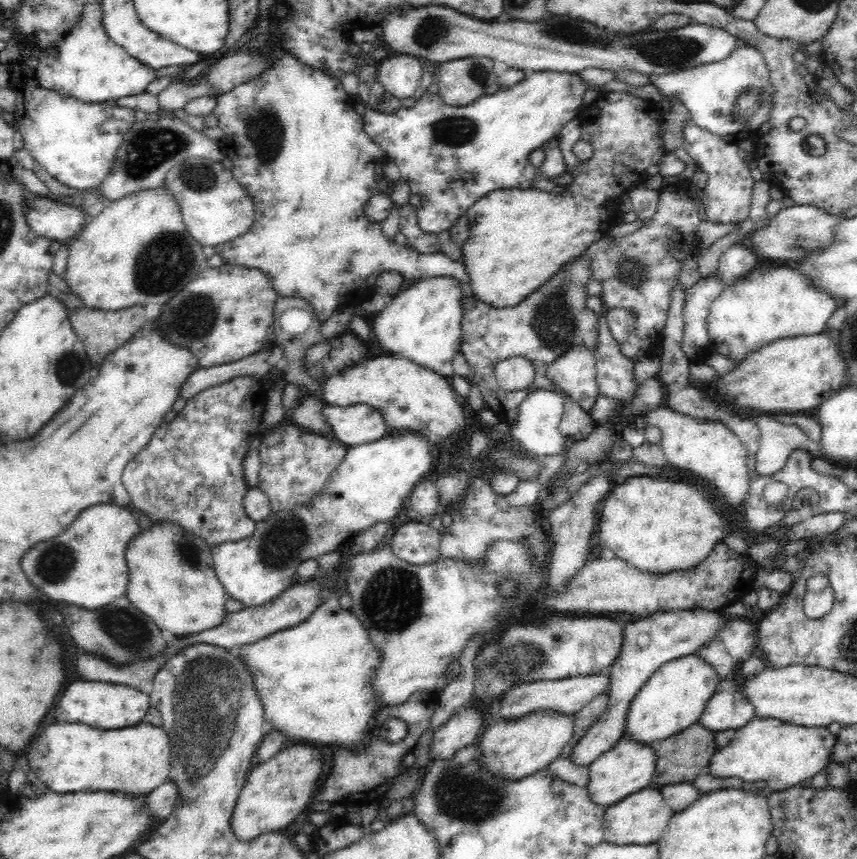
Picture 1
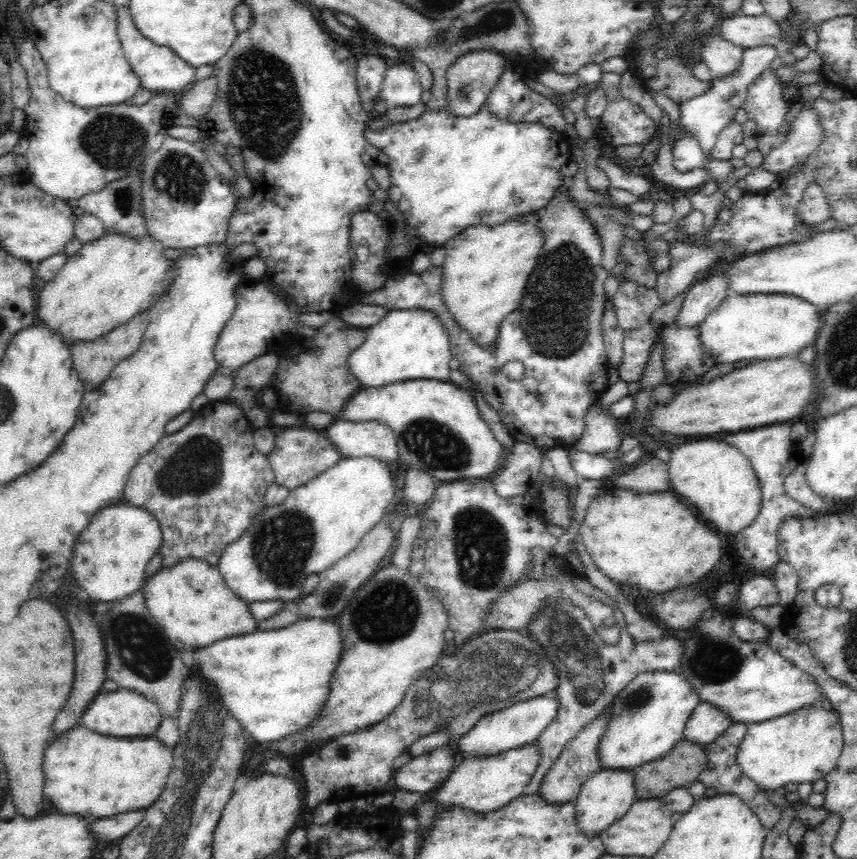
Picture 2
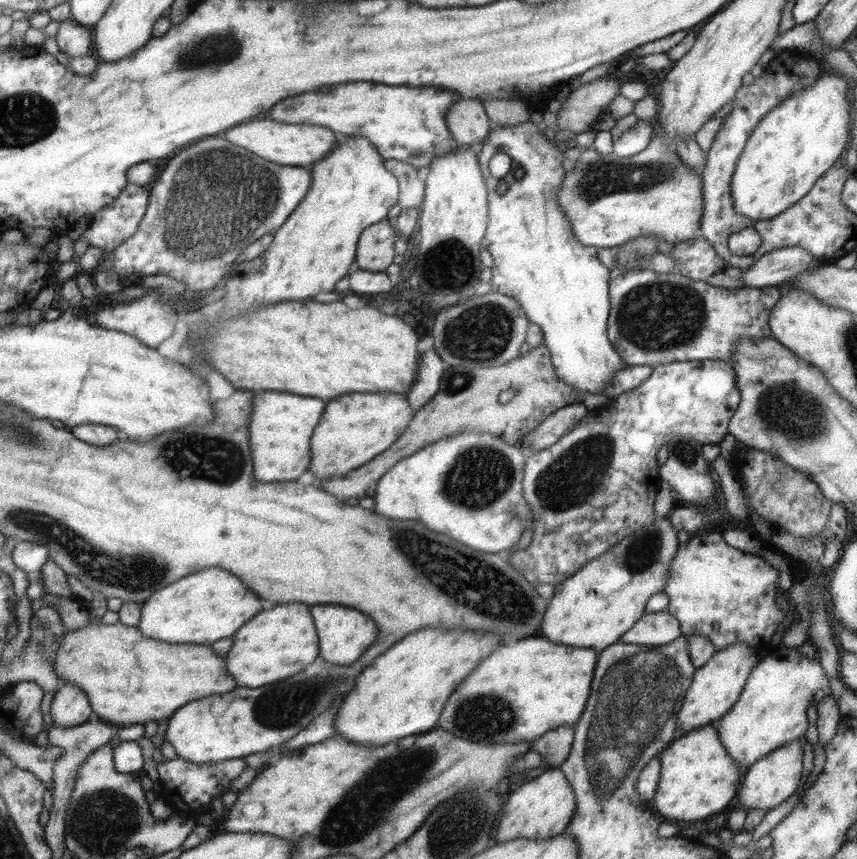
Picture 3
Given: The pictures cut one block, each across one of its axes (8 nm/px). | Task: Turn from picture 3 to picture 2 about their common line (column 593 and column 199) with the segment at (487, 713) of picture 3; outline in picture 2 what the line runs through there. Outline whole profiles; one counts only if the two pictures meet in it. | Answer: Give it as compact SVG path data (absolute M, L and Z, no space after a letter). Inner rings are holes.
M312 618L312 619L301 619L296 623L290 624L289 626L278 628L275 630L260 631L254 630L254 632L246 633L243 635L232 635L222 640L218 640L210 644L210 646L200 648L195 651L195 663L198 664L200 674L204 674L206 678L204 681L208 681L210 685L213 686L215 694L219 696L220 703L224 703L224 707L230 709L230 713L240 720L240 725L244 728L247 736L253 736L256 740L260 742L274 742L276 740L284 740L288 736L294 736L302 730L306 730L312 722L316 722L322 714L322 708L324 704L328 703L328 696L331 696L331 685L330 680L332 674L336 670L340 658L342 658L342 633L339 624L334 622L332 618Z

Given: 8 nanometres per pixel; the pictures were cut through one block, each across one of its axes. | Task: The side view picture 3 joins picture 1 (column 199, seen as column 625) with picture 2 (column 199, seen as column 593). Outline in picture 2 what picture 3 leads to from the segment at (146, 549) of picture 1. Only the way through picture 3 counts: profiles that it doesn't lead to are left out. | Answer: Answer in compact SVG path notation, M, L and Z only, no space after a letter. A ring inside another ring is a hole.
M184 557L170 568L162 566L155 573L140 588L143 601L179 651L183 648L196 651L223 638L258 630L258 622L252 619L247 603L226 585L217 566L196 557Z

